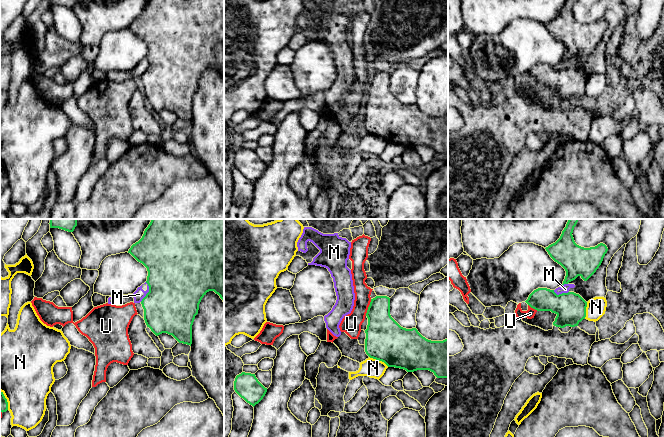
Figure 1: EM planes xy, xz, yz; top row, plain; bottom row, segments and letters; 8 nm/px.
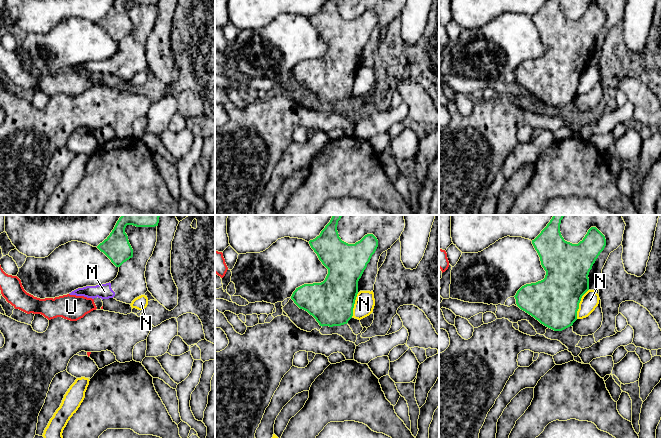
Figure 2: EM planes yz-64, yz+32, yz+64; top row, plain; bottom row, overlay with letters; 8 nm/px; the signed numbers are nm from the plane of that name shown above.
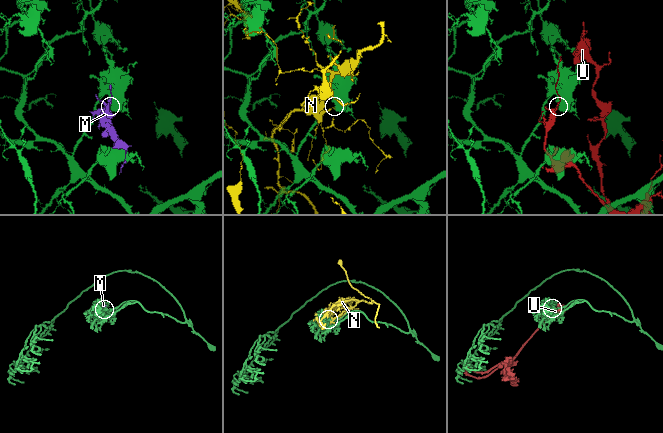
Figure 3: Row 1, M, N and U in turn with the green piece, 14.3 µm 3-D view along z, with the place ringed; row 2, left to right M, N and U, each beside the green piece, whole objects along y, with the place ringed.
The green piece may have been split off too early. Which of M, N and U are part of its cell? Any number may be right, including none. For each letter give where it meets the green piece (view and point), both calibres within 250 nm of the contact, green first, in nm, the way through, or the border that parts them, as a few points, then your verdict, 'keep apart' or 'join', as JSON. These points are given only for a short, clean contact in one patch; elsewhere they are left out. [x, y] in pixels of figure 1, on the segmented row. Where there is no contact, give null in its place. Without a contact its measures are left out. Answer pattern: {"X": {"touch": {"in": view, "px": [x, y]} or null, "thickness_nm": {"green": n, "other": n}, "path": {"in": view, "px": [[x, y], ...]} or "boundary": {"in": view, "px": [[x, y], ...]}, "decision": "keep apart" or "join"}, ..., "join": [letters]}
{"M": {"touch": {"in": "xy", "px": [148, 292]}, "thickness_nm": {"green": 480, "other": 90}, "boundary": {"in": "xy", "px": [[146, 282], [148, 292], [140, 301]]}, "decision": "keep apart"}, "N": {"touch": {"in": "xz", "px": [379, 360]}, "thickness_nm": {"green": 320, "other": 150}, "decision": "keep apart"}, "U": {"touch": {"in": "xz", "px": [368, 307]}, "thickness_nm": {"green": 280, "other": 160}, "decision": "keep apart"}, "join": []}

